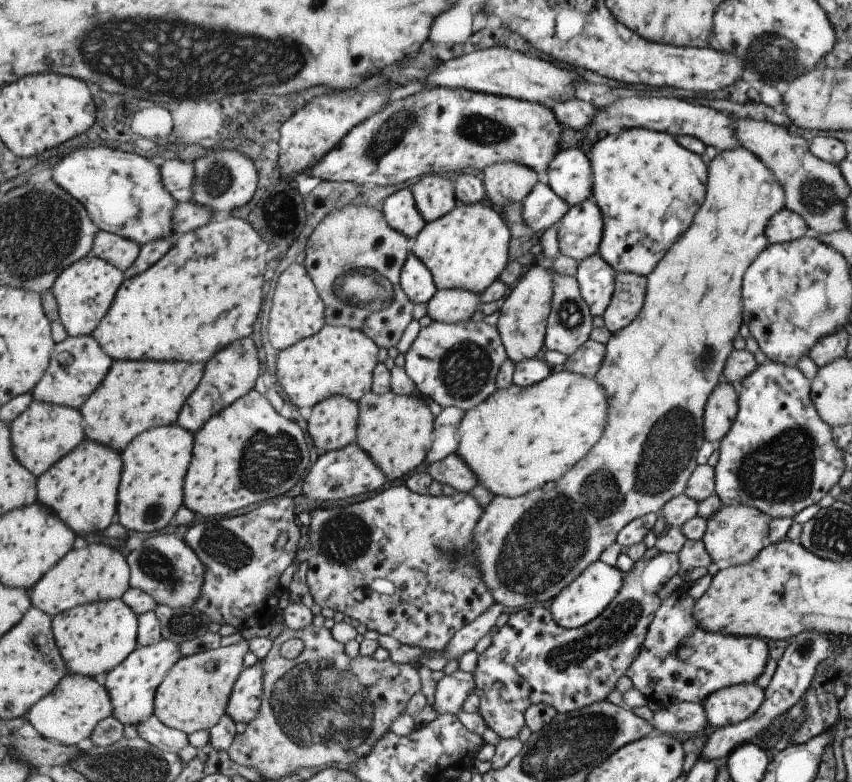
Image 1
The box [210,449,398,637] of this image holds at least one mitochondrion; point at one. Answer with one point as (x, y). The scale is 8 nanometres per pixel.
(345, 538)

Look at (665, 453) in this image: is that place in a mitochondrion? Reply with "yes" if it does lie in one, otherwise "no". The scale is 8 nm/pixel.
yes

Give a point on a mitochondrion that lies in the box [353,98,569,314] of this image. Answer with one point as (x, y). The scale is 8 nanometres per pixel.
(399, 125)

